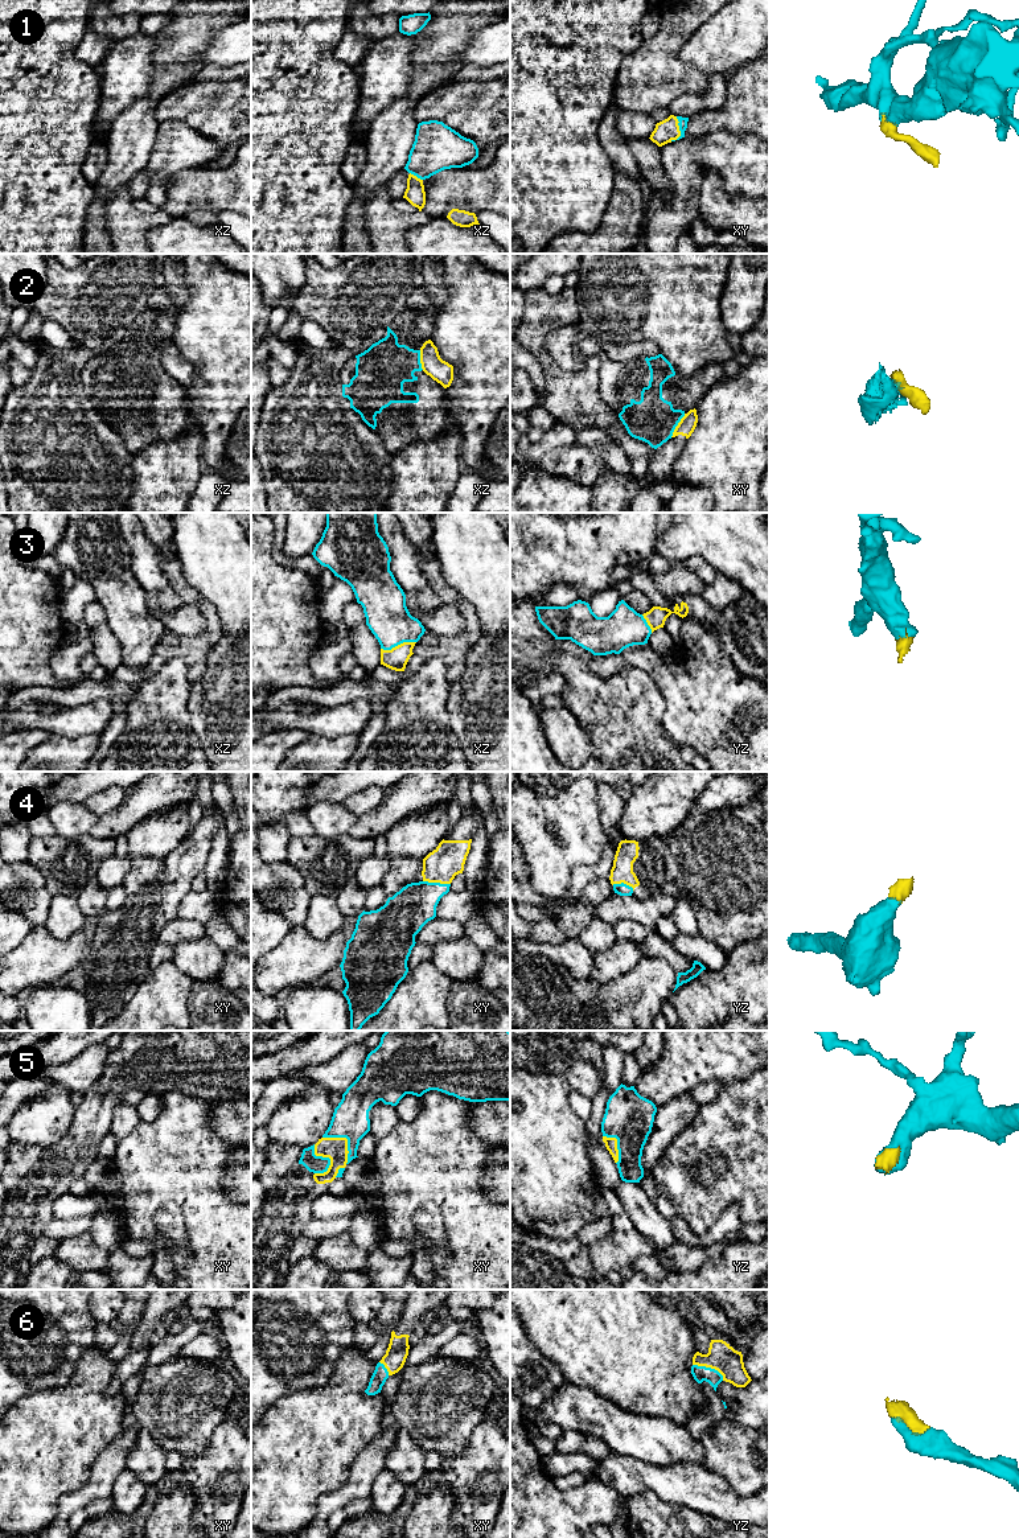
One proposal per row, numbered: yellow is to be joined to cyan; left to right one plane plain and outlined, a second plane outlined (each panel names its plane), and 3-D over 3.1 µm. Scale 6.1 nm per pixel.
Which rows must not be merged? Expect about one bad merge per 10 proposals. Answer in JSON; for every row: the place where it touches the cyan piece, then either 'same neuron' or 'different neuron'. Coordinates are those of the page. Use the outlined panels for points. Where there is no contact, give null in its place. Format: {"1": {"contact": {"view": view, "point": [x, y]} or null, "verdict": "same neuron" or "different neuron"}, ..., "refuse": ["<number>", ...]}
{"1": {"contact": {"view": "xy", "point": [679, 130]}, "verdict": "same neuron"}, "2": {"contact": {"view": "xy", "point": [677, 424]}, "verdict": "different neuron"}, "3": {"contact": {"view": "xz", "point": [398, 644]}, "verdict": "same neuron"}, "4": {"contact": {"view": "xy", "point": [436, 883]}, "verdict": "same neuron"}, "5": {"contact": {"view": "xy", "point": [346, 1138]}, "verdict": "same neuron"}, "6": {"contact": {"view": "yz", "point": [710, 1368]}, "verdict": "same neuron"}, "refuse": ["2"]}

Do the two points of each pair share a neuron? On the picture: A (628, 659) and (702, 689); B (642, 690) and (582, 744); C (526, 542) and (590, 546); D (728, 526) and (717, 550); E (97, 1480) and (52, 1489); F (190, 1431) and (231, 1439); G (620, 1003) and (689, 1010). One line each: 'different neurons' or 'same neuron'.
A: same neuron
B: different neurons
C: same neuron
D: same neuron
E: different neurons
F: different neurons
G: different neurons

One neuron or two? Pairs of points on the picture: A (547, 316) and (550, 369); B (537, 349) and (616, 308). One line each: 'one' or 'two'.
A: one
B: two

